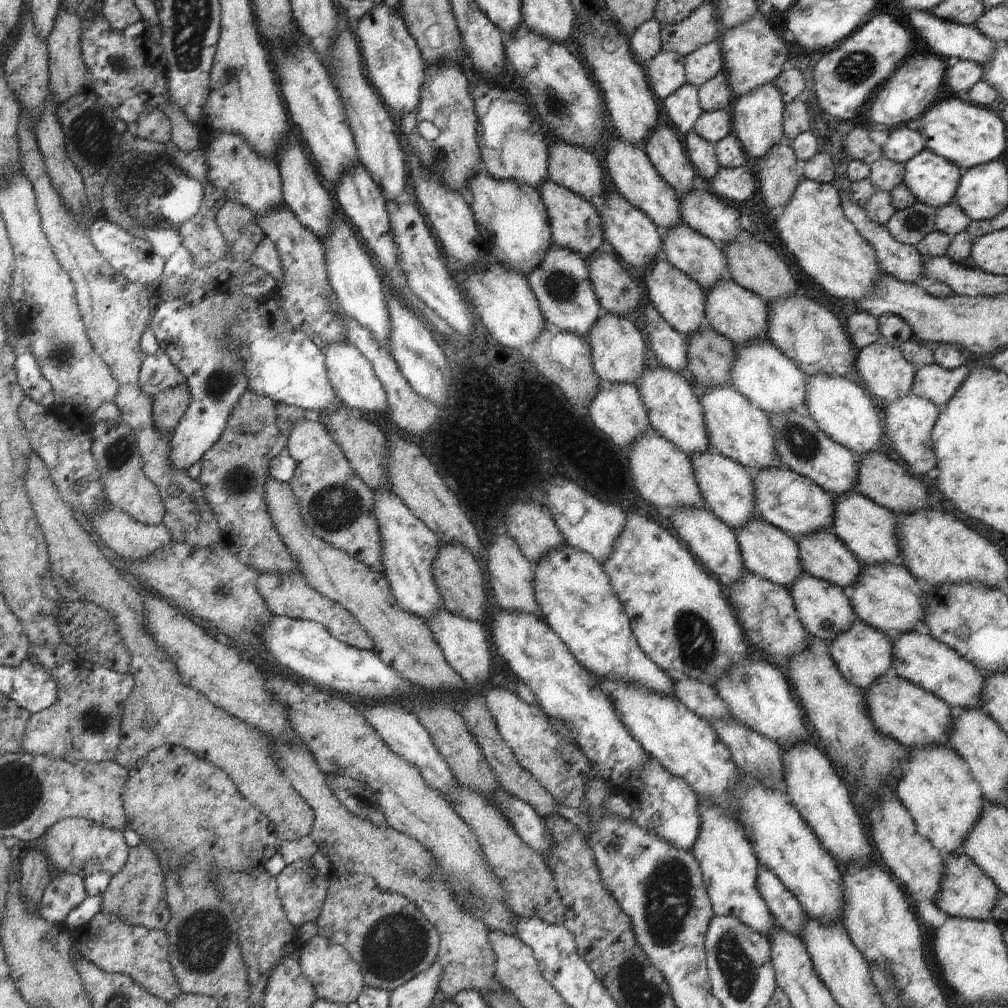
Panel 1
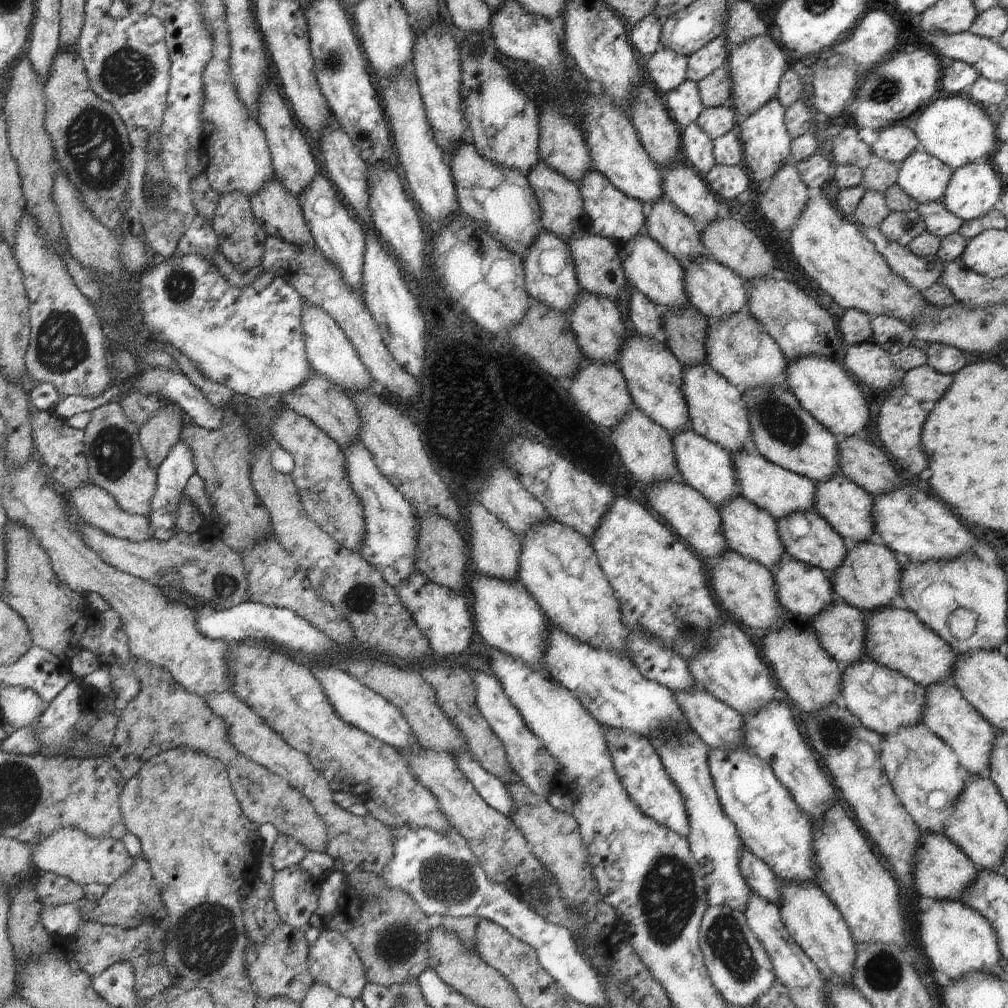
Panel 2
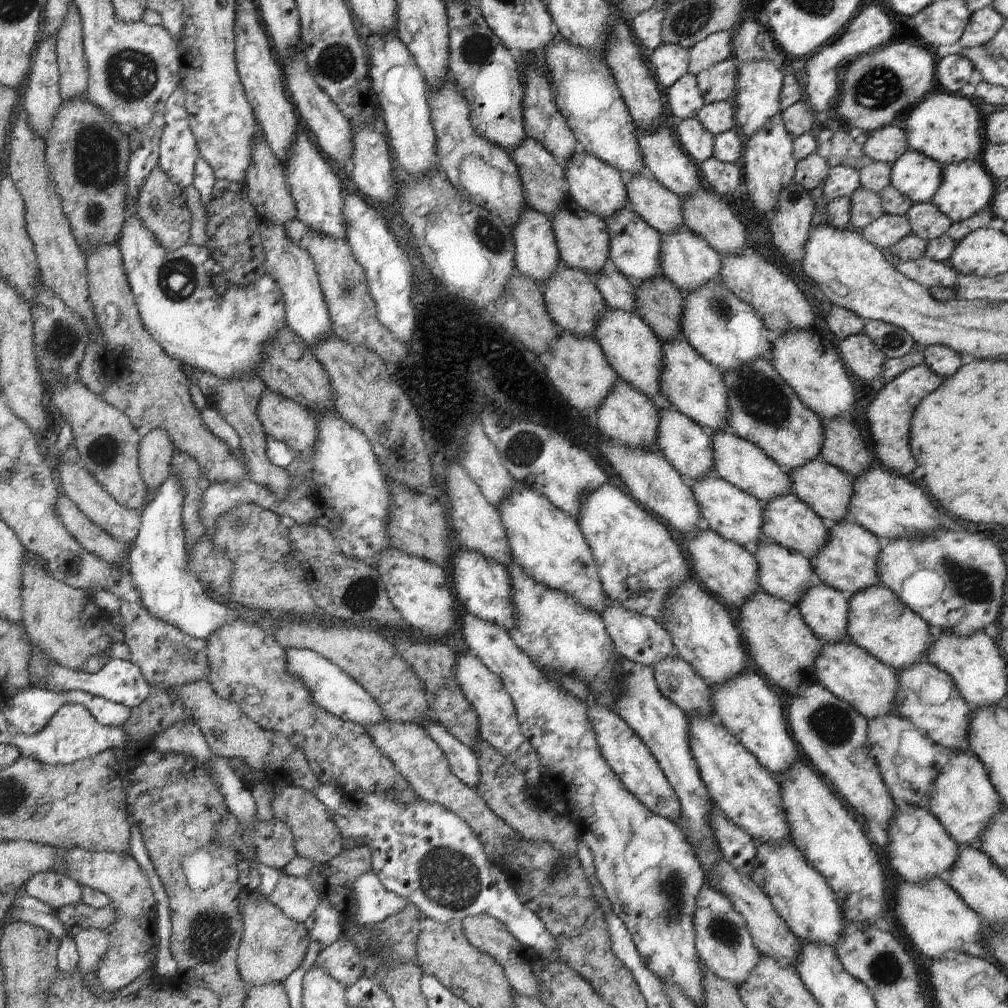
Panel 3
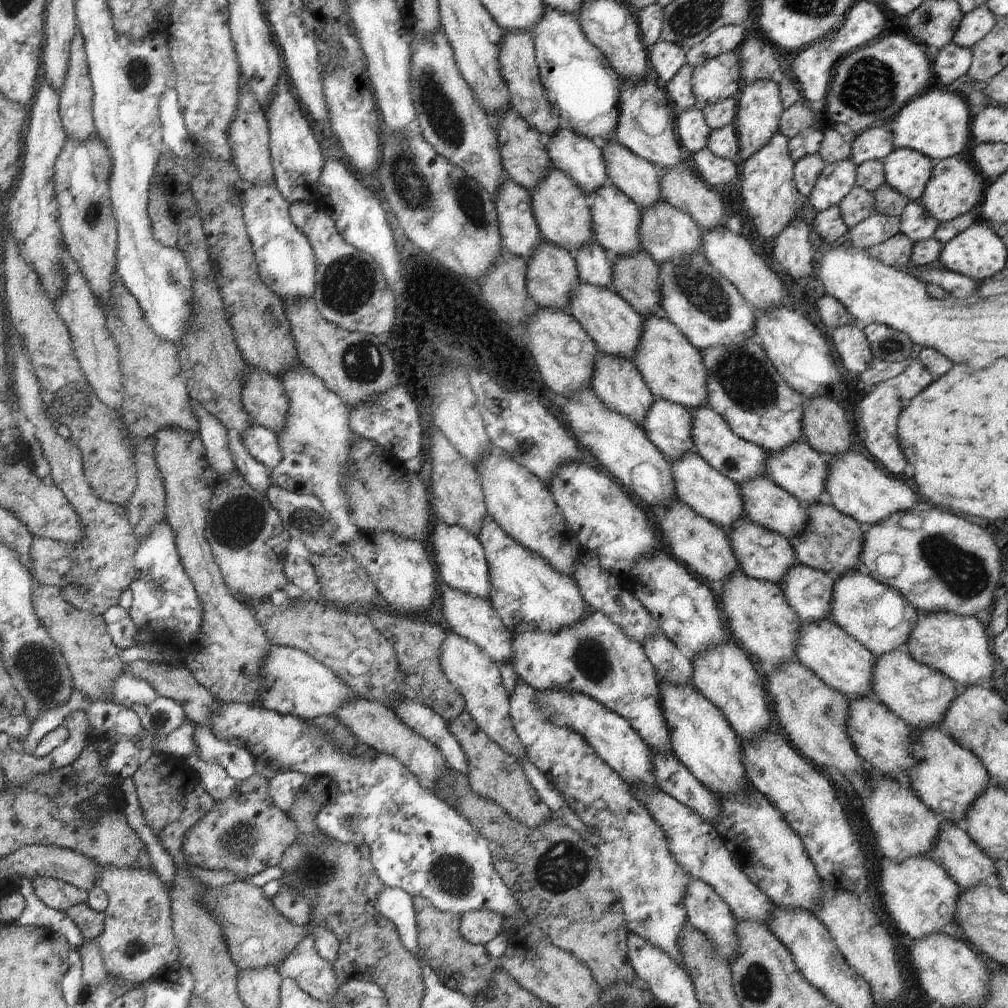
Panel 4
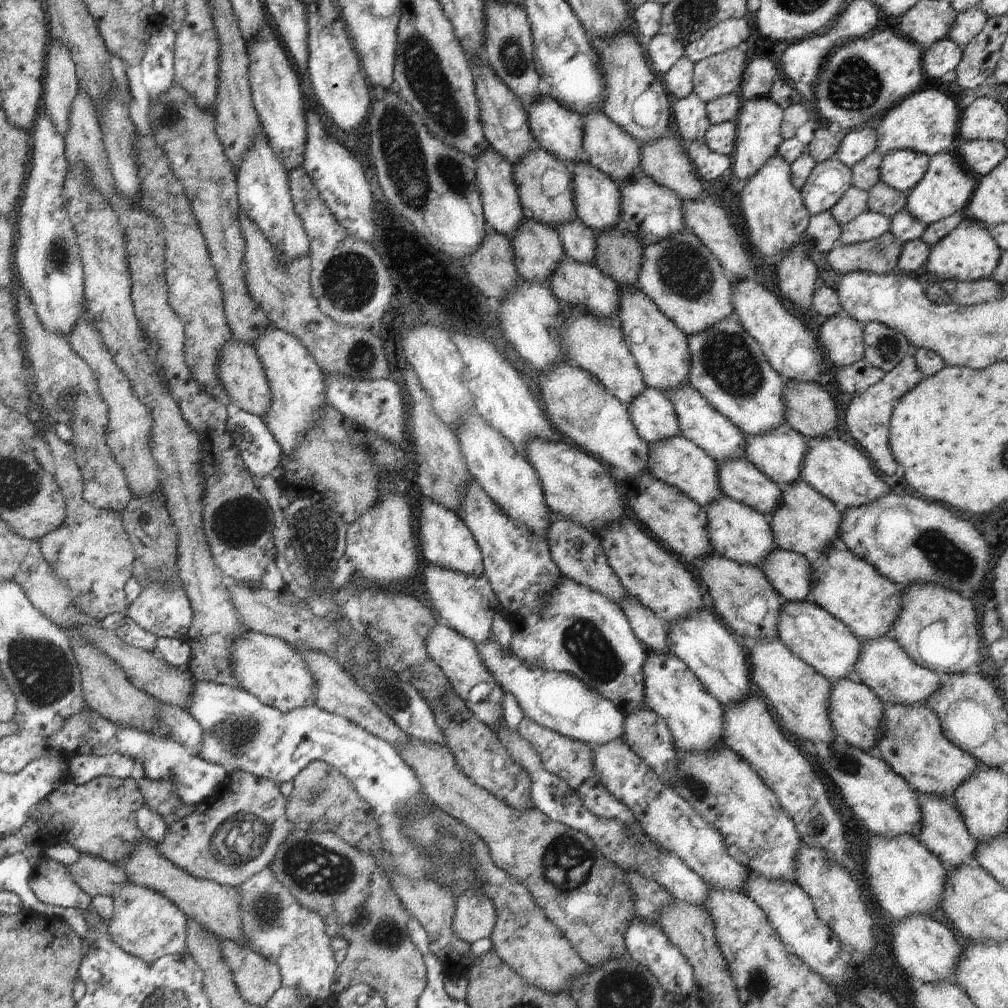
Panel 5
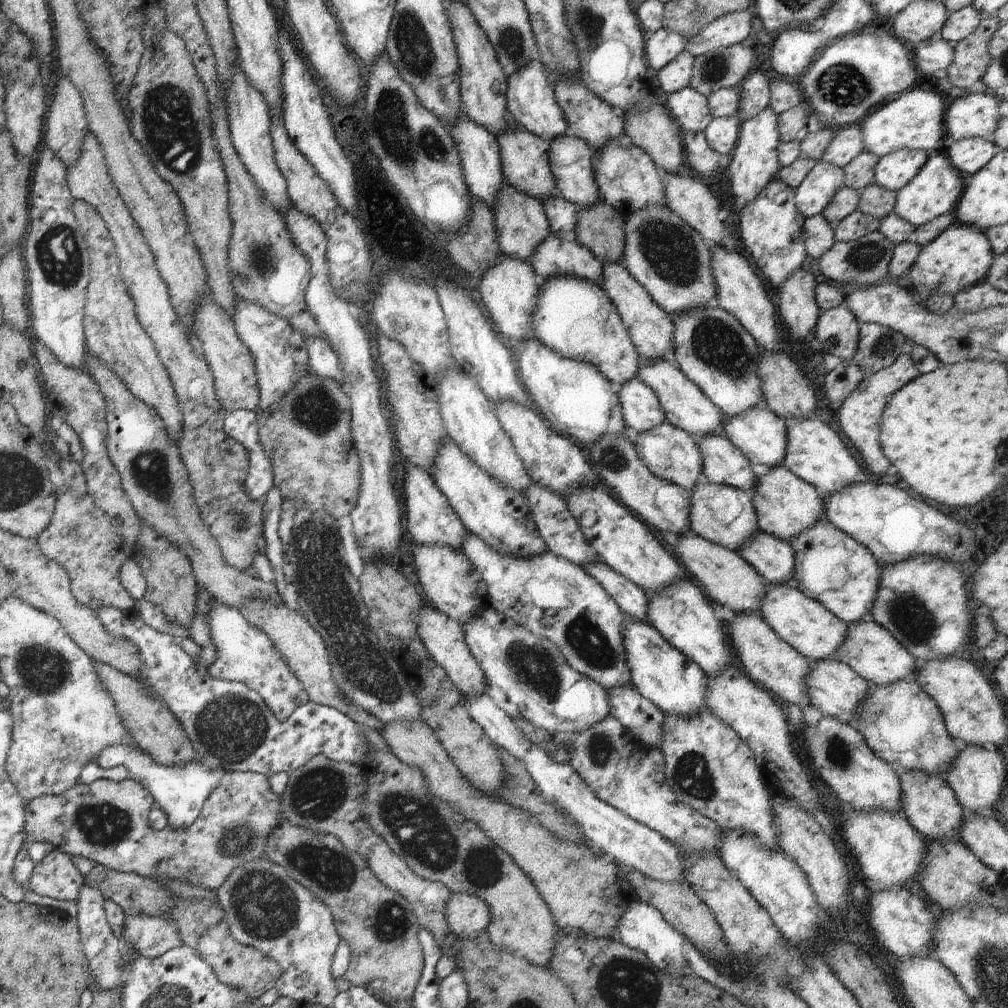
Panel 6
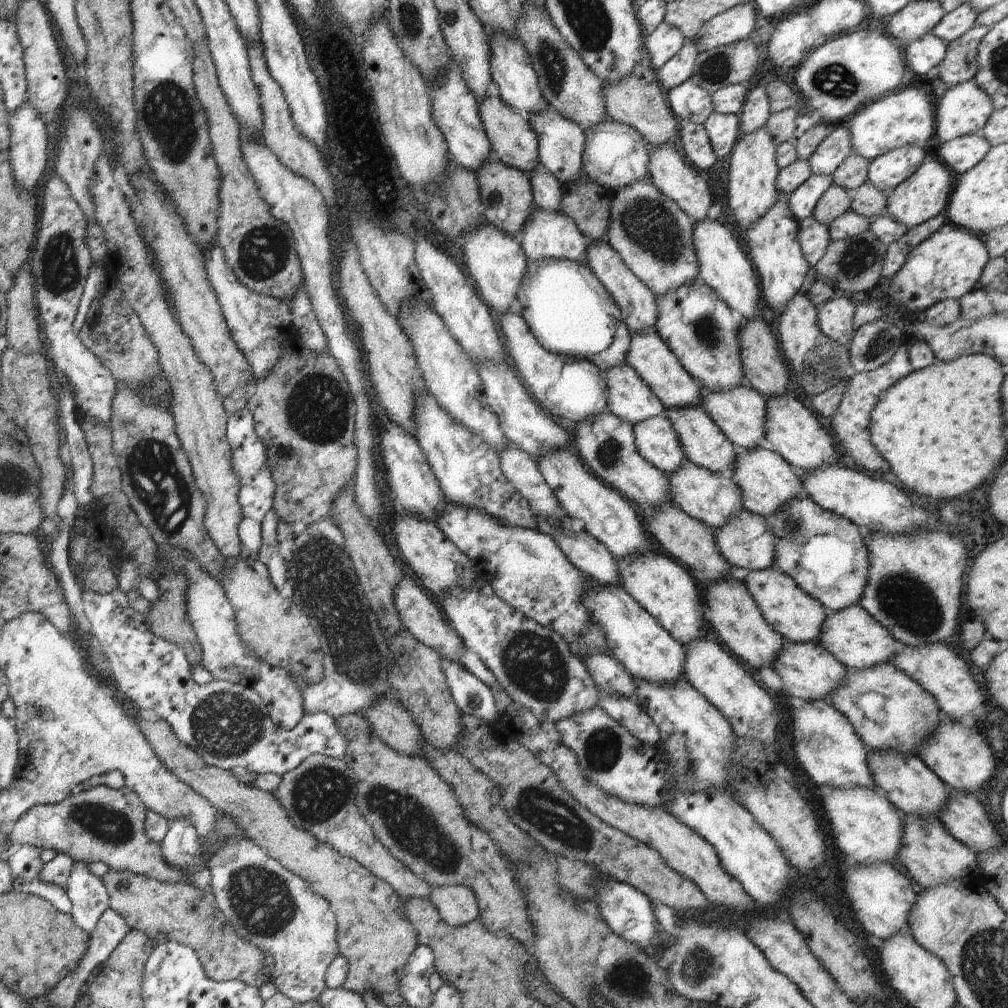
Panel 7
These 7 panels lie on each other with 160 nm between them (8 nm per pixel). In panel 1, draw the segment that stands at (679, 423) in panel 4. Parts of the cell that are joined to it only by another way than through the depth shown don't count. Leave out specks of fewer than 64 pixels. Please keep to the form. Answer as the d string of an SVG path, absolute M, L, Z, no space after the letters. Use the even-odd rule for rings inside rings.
M711 449L695 455L688 455L693 473L706 501L707 507L733 530L743 527L748 521L760 520L760 513L755 508L755 493L752 470L743 464Z

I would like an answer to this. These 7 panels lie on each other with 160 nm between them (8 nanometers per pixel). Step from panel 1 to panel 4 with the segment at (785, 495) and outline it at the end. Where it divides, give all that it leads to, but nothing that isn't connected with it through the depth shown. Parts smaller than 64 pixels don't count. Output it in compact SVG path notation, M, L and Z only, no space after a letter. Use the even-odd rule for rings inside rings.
M696 407L689 410L692 417L691 439L696 452L722 476L742 484L756 475L765 476L766 452L756 444L739 437L721 416L710 407Z

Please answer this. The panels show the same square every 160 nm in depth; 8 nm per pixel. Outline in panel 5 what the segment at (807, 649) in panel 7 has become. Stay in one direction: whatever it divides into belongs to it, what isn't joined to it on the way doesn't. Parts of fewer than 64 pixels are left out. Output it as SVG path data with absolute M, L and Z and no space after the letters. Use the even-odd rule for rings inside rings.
M855 676L830 682L828 716L833 731L840 735L849 745L875 754L875 742L879 739L879 728L883 719L885 706L871 688L860 682Z

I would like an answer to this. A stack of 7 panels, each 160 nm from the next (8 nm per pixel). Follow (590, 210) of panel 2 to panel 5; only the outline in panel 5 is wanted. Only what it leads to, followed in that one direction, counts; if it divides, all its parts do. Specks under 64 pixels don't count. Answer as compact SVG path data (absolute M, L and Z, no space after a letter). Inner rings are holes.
M542 95L537 101L523 104L523 107L529 118L528 124L531 133L544 150L561 159L566 165L574 164L578 161L588 162L583 147L582 115L570 108L566 108L550 95Z

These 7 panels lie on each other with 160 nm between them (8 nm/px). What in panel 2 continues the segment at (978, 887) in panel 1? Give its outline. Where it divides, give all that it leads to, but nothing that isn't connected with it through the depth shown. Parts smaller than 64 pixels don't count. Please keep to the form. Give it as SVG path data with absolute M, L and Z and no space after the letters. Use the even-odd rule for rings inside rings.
M922 831L914 854L910 872L914 888L922 896L922 902L929 899L961 900L967 888L975 882L979 868L944 834Z

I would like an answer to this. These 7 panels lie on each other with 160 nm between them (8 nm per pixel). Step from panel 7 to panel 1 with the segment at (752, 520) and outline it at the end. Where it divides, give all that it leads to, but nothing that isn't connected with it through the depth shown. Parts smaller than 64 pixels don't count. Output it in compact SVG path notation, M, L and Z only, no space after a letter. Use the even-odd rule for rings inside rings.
M855 618L847 631L841 632L830 641L830 656L842 676L853 685L864 690L871 687L876 679L889 677L891 672L892 645L884 632L866 624L862 619Z

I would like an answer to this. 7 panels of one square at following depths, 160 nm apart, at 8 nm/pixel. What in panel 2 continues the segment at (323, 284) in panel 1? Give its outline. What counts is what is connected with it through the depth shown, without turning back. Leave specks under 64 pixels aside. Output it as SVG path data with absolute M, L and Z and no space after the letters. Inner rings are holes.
M275 175L263 186L263 190L252 195L250 200L253 215L266 234L278 237L297 247L315 244L298 199L282 186Z

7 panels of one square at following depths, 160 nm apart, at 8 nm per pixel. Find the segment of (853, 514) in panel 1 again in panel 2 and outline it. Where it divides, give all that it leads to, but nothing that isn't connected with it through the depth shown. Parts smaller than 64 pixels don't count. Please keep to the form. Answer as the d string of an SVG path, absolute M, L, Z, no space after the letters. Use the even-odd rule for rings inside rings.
M842 474L815 482L813 509L849 544L877 539L872 514L872 496Z

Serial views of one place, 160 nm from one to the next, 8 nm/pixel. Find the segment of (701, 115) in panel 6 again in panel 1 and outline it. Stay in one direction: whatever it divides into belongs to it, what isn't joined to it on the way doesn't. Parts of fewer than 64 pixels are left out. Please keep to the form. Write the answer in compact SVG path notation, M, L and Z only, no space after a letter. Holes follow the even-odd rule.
M690 131L686 136L686 148L691 164L705 180L710 180L719 171L721 164L711 142Z

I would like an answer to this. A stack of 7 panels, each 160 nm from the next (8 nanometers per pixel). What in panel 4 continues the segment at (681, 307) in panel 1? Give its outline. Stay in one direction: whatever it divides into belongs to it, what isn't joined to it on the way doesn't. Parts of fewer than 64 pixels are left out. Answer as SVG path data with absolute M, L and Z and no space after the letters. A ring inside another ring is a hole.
M610 184L598 187L594 191L594 204L589 209L595 241L602 245L611 256L621 257L642 250L639 237L639 206L621 190Z

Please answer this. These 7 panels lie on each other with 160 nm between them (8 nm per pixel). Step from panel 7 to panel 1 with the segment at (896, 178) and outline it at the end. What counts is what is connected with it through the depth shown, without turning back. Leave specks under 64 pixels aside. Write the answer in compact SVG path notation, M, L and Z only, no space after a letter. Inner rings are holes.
M924 148L905 164L903 183L918 202L936 208L953 202L963 174L957 164Z

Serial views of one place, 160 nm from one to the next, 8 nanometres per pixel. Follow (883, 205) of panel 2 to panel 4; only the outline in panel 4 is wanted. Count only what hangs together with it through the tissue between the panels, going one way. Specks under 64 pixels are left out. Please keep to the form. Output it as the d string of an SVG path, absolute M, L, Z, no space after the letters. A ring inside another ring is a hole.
M855 186L838 204L842 220L849 229L854 228L861 220L868 218L875 210L874 193Z

